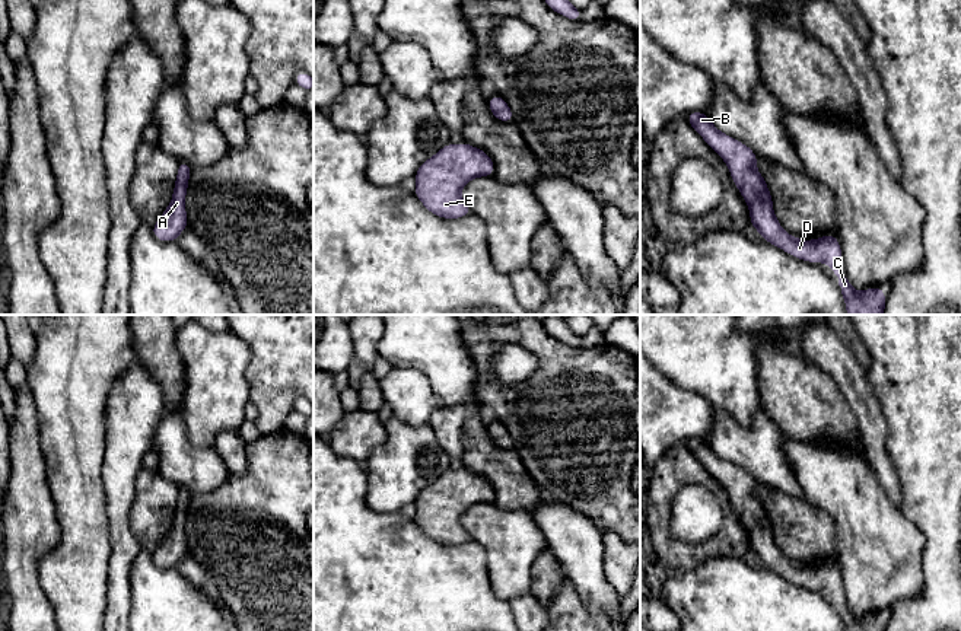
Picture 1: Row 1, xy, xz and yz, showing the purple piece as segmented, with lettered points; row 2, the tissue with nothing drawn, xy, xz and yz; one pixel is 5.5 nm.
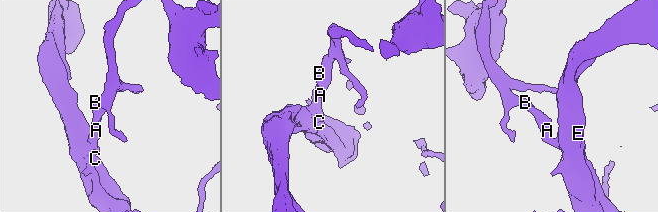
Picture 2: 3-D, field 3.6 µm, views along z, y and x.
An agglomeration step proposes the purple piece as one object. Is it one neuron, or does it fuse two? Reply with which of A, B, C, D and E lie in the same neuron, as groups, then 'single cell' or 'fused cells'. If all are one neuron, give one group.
A B C D E | single cell

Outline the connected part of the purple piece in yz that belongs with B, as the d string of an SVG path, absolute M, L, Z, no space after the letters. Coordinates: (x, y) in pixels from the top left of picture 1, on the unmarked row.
M688 439L685 446L728 491L734 510L750 533L751 552L763 561L764 568L802 587L828 590L839 603L846 631L885 631L884 614L869 614L857 619L841 602L844 590L837 563L825 561L820 565L802 567L782 555L773 538L767 510L755 495L758 482L747 471L720 459L704 439Z

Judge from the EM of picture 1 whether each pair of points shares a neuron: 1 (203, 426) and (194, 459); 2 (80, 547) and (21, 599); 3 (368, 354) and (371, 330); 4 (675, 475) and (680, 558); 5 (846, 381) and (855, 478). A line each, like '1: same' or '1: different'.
1: different
2: different
3: same
4: same
5: different

